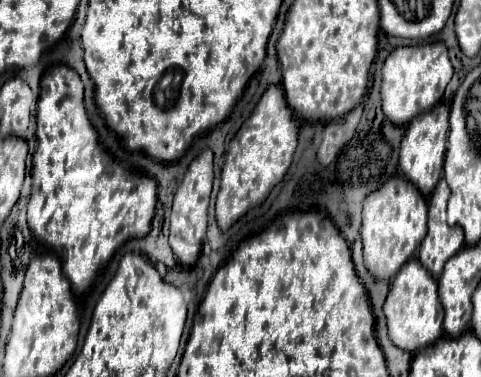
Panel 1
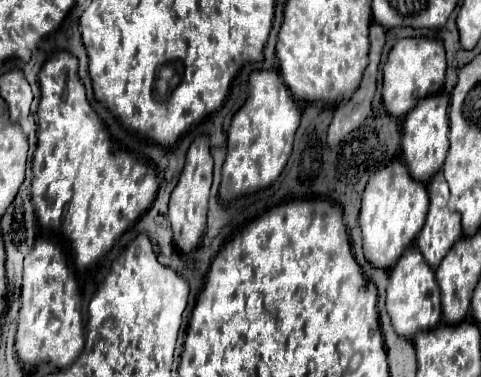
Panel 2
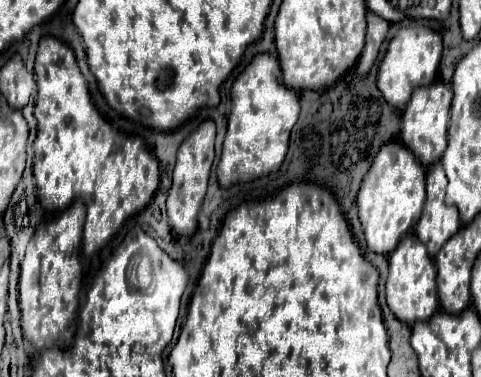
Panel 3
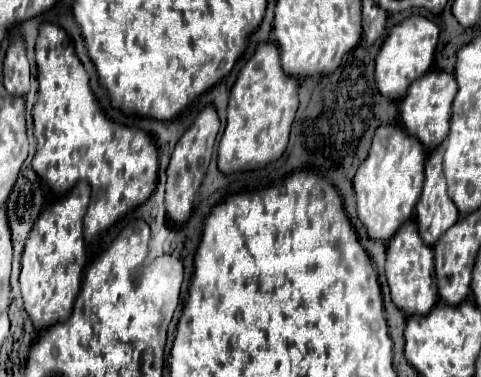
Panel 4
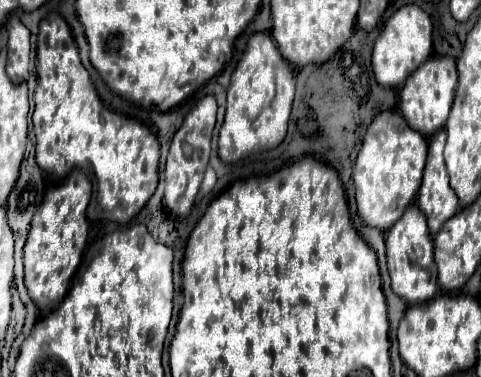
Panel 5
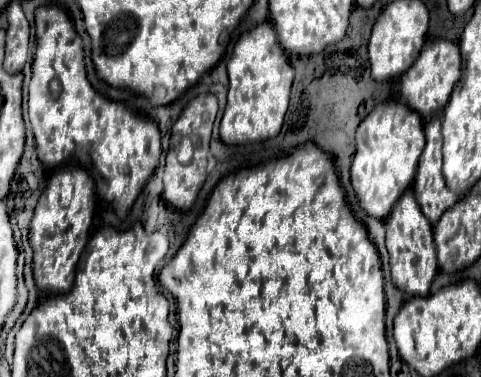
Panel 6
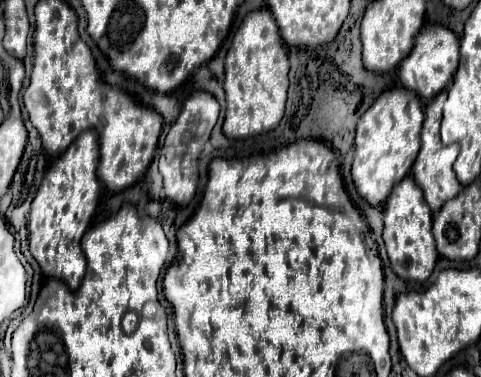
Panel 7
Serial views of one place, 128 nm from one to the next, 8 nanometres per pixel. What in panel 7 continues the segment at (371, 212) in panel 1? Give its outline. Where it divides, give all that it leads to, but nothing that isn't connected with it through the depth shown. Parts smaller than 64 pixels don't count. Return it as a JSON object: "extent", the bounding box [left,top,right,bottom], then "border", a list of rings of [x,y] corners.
{"extent":[352,88,424,206],"border":[[[390,88],[380,96],[368,112],[362,114],[356,130],[356,154],[354,154],[354,164],[352,164],[352,180],[356,184],[358,194],[370,204],[370,206],[382,206],[392,188],[404,180],[410,174],[410,168],[418,156],[420,150],[420,128],[424,122],[424,106],[418,96],[412,96],[412,92],[404,92],[404,88]]]}

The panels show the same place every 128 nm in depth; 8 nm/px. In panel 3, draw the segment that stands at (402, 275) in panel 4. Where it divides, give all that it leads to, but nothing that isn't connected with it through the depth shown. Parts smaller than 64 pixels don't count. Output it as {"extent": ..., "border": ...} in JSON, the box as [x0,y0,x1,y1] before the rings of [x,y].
{"extent":[386,234,438,324],"border":[[[408,234],[400,240],[398,248],[388,256],[388,260],[390,260],[390,274],[386,280],[388,308],[404,324],[430,320],[432,314],[438,312],[438,290],[436,290],[436,268],[424,244],[420,244],[420,240],[416,240],[414,234]]]}

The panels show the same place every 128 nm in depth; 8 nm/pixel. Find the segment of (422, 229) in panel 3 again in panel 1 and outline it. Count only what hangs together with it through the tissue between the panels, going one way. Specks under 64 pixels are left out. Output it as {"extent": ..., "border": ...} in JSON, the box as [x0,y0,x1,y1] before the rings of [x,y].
{"extent":[418,180,464,280],"border":[[[440,180],[428,198],[428,234],[418,248],[418,260],[434,280],[440,278],[444,264],[464,246],[462,228],[446,224],[448,196],[448,184]]]}

